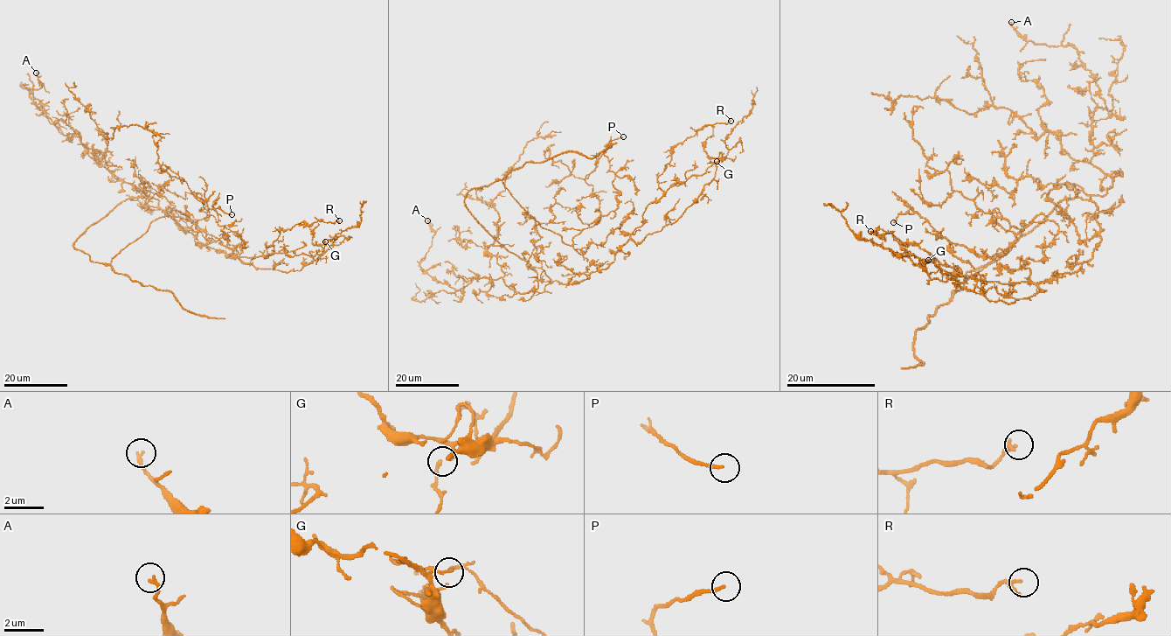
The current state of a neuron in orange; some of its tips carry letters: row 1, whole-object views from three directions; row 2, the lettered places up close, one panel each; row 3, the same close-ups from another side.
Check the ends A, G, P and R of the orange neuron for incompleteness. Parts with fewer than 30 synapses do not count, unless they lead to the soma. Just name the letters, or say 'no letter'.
no letter

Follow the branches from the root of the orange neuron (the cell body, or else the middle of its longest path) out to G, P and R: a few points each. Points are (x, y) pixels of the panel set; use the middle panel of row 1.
G: (502, 245), (550, 283), (578, 283), (606, 269), (630, 239), (640, 242), (674, 223), (710, 183), (717, 161)
P: (502, 245), (466, 206), (471, 190), (502, 180), (542, 227), (571, 245), (617, 207), (604, 153), (623, 136)
R: (502, 245), (550, 283), (606, 269), (663, 194), (657, 178), (672, 150), (731, 121)

